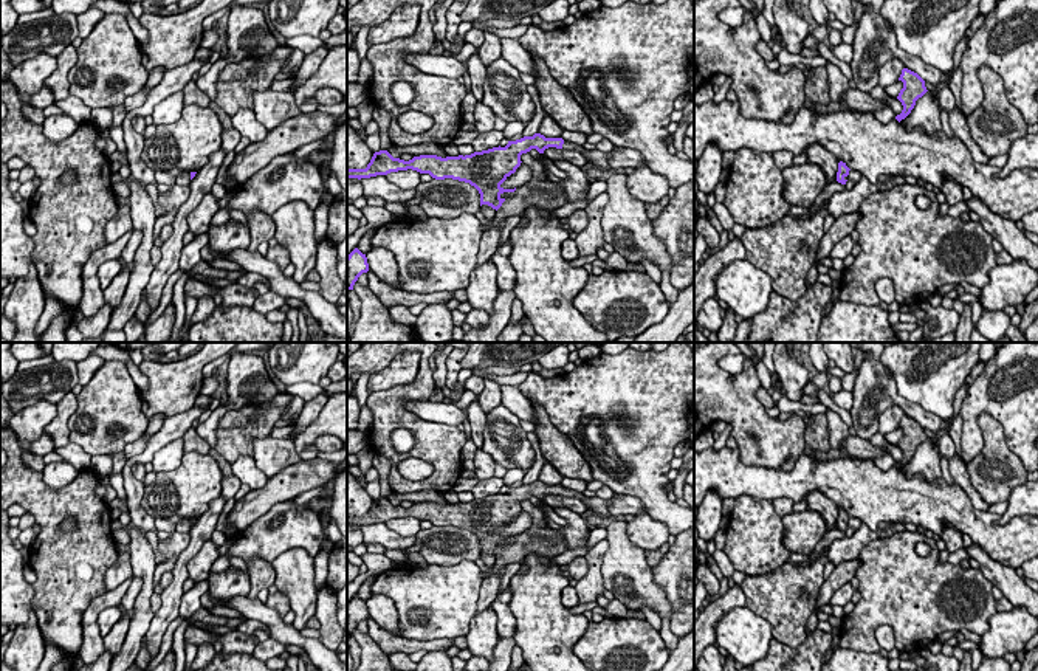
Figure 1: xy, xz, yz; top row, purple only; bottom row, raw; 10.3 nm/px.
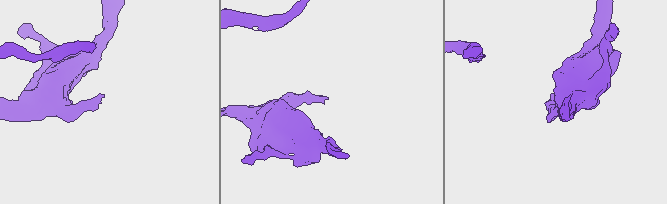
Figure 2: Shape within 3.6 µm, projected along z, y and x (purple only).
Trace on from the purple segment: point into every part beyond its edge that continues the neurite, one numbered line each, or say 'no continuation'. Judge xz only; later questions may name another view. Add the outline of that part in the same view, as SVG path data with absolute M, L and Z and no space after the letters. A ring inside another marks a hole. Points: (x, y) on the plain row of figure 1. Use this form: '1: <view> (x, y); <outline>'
1: xz (595, 504); M564 488L562 496L578 497L579 501L583 501L587 505L587 510L592 510L603 518L612 516L609 513L609 501L610 499L609 501L600 499L596 496L595 497L586 497L583 493L575 491L575 490L569 490L569 488Z

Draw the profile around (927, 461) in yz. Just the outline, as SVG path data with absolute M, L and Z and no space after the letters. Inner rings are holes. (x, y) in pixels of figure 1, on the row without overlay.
M928 437L922 445L919 445L911 460L902 466L900 471L906 477L922 474L928 482L942 477L940 454L936 439Z

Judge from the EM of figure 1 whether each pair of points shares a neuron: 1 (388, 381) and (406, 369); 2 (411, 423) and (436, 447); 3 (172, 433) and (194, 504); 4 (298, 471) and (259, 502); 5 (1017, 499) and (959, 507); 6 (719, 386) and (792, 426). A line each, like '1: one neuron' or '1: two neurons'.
1: one neuron
2: one neuron
3: two neurons
4: one neuron
5: two neurons
6: one neuron

